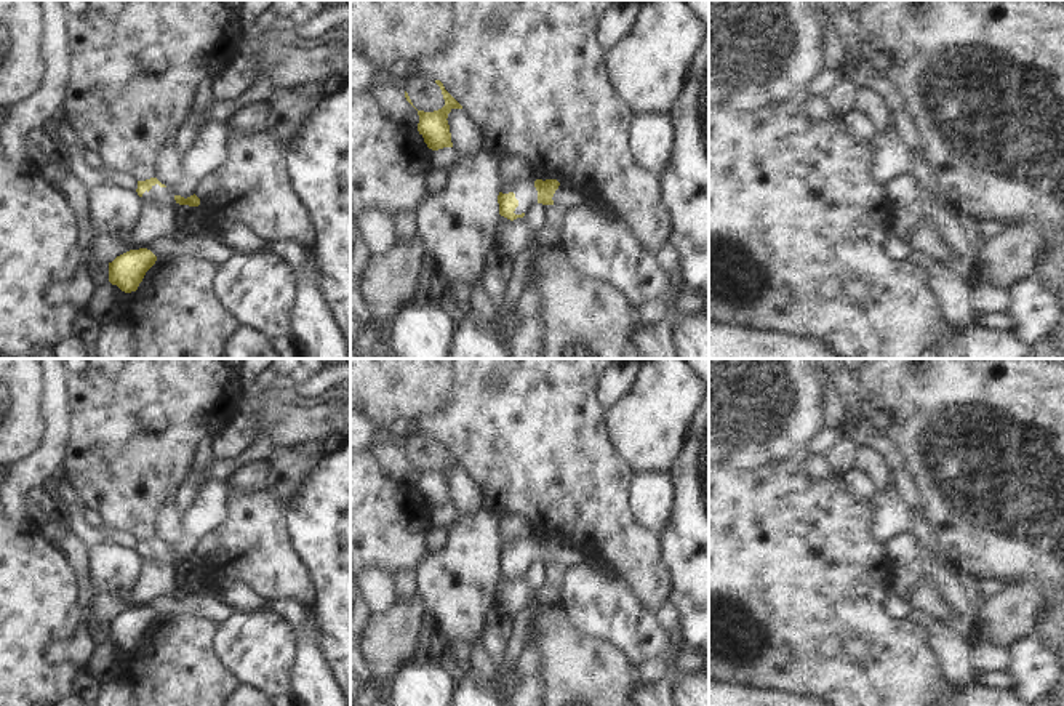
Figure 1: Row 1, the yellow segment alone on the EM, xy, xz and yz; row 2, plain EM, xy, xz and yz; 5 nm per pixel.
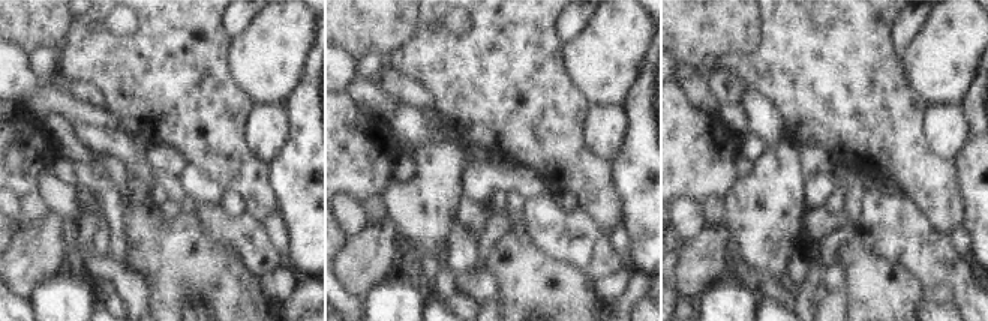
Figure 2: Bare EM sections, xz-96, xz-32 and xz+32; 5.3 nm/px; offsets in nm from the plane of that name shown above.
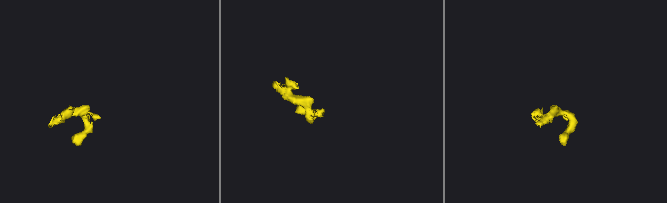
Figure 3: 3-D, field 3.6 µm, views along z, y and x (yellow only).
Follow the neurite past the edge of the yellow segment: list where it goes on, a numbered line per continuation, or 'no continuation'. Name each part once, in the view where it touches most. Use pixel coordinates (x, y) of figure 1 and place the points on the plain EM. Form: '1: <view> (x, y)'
1: xz (568, 556)

